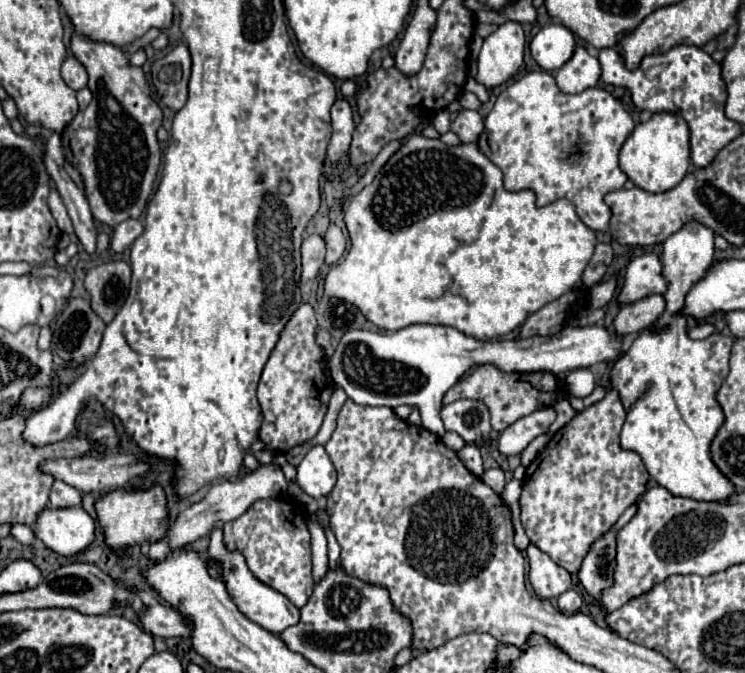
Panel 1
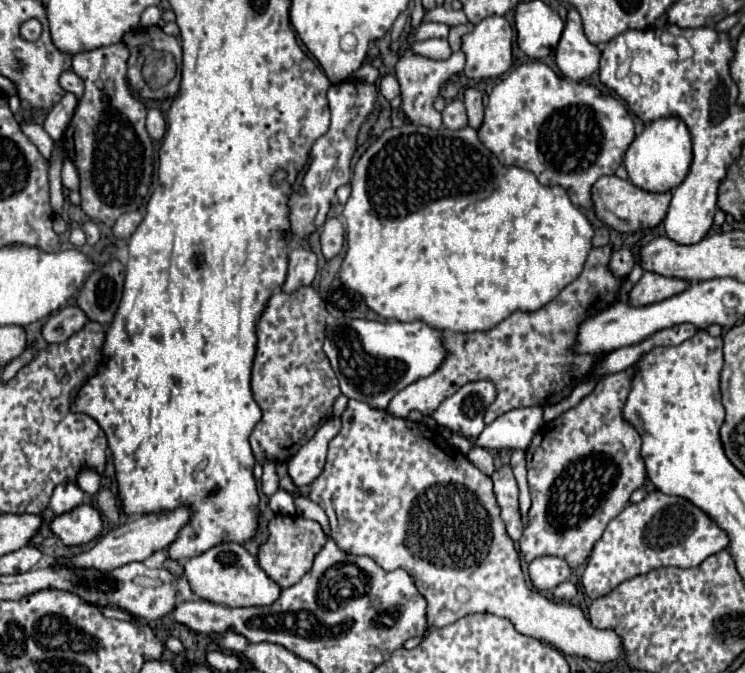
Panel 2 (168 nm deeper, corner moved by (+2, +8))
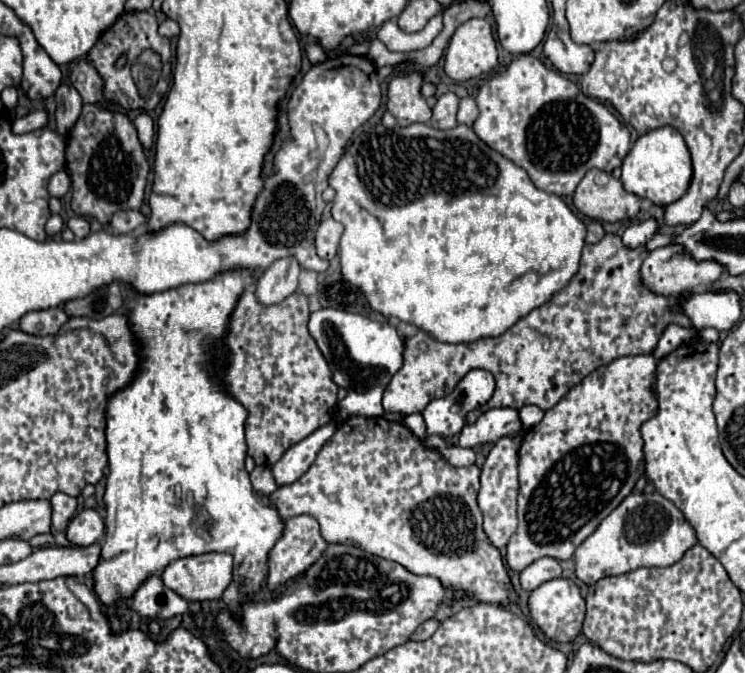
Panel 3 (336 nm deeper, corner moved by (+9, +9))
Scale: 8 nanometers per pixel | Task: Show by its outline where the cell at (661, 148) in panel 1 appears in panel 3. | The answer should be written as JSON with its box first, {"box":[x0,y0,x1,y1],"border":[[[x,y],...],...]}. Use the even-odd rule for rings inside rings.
{"box":[622,125,692,205],"border":[[[668,125],[640,135],[622,161],[624,189],[638,197],[650,199],[658,205],[668,205],[680,199],[688,189],[690,177],[692,177],[692,163],[690,163],[690,153],[684,143],[684,137],[680,135],[678,129]]]}

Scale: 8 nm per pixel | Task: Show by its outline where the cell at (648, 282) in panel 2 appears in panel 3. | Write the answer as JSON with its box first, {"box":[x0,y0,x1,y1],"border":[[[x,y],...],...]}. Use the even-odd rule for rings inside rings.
{"box":[640,245,724,297],"border":[[[668,245],[668,247],[660,247],[656,251],[652,251],[642,267],[640,267],[640,277],[642,277],[642,283],[658,293],[658,295],[664,295],[664,297],[672,297],[672,295],[680,295],[680,293],[688,293],[688,291],[706,291],[712,283],[716,283],[720,277],[722,277],[724,269],[714,263],[714,261],[702,261],[702,263],[696,263],[690,255],[686,255],[682,251],[680,245]]]}

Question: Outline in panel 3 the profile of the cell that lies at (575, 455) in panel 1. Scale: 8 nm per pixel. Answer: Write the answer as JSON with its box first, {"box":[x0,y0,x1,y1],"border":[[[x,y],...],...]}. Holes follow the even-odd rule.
{"box":[506,353,656,571],"border":[[[652,353],[618,357],[610,365],[598,367],[582,379],[582,383],[572,387],[556,407],[546,411],[540,425],[526,431],[518,451],[518,529],[506,547],[510,569],[522,571],[540,557],[568,561],[578,545],[596,531],[602,519],[632,493],[636,481],[644,473],[640,425],[656,413],[656,399],[652,393],[654,373],[656,359]]]}

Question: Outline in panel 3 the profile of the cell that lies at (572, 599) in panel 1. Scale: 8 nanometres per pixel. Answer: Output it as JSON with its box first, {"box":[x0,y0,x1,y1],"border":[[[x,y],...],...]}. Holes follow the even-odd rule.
{"box":[528,579,584,643],"border":[[[552,579],[552,581],[546,581],[542,583],[538,589],[534,589],[530,593],[530,599],[528,599],[528,605],[530,605],[530,613],[532,613],[532,619],[536,619],[542,627],[542,633],[550,639],[556,639],[558,643],[564,643],[564,641],[572,641],[578,633],[580,633],[580,625],[584,621],[584,599],[580,595],[580,589],[574,581],[570,579]]]}

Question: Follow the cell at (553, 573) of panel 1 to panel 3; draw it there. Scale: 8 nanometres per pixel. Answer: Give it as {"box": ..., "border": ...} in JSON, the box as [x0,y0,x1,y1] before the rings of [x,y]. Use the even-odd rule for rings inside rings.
{"box":[520,557,562,591],"border":[[[542,557],[538,561],[534,561],[532,565],[528,565],[522,573],[520,573],[520,585],[524,591],[534,591],[536,587],[540,587],[542,583],[556,579],[562,575],[560,563],[552,557]]]}

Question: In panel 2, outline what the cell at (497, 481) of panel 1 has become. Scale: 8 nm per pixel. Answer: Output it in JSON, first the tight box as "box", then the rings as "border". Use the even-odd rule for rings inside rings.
{"box":[467,448,495,476],"border":[[[473,448],[473,450],[467,454],[467,458],[469,458],[481,472],[485,472],[487,476],[491,476],[491,474],[495,472],[493,458],[491,458],[491,454],[489,454],[485,448]]]}

